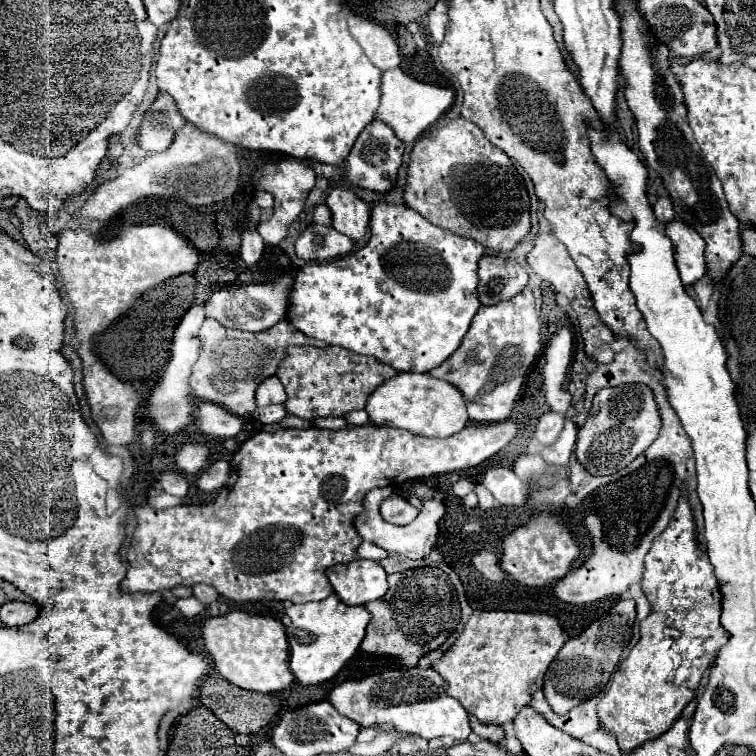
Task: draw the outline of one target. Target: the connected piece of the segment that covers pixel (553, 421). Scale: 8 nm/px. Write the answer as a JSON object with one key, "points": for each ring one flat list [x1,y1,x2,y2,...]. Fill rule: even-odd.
{"points":[[548,411,540,417,538,421,538,427,534,431,534,437,542,443,542,445,552,445,556,441,556,437,560,435,564,427,564,415,562,413,554,413,554,411]]}

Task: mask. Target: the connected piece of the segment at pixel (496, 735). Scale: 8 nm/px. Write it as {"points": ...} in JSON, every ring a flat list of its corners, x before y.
{"points":[[470,717,470,727,472,727,472,731,478,733,482,739,488,739,488,741,500,741,500,739,504,739,502,727,498,727,498,725,484,725,484,723,480,723,476,717]]}

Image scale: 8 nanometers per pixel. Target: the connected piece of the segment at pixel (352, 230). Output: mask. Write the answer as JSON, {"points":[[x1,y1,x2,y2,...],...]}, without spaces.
{"points":[[334,187,326,199,332,213,332,227,348,235,352,241,360,241,370,223,370,207,352,191]]}

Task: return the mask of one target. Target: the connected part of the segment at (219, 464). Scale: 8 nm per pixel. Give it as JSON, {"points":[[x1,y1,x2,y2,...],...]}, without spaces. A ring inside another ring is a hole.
{"points":[[216,461,206,471,202,471,200,475,196,475,196,487,200,491,220,489,220,487,226,485,228,475,230,475,230,465,226,461]]}

